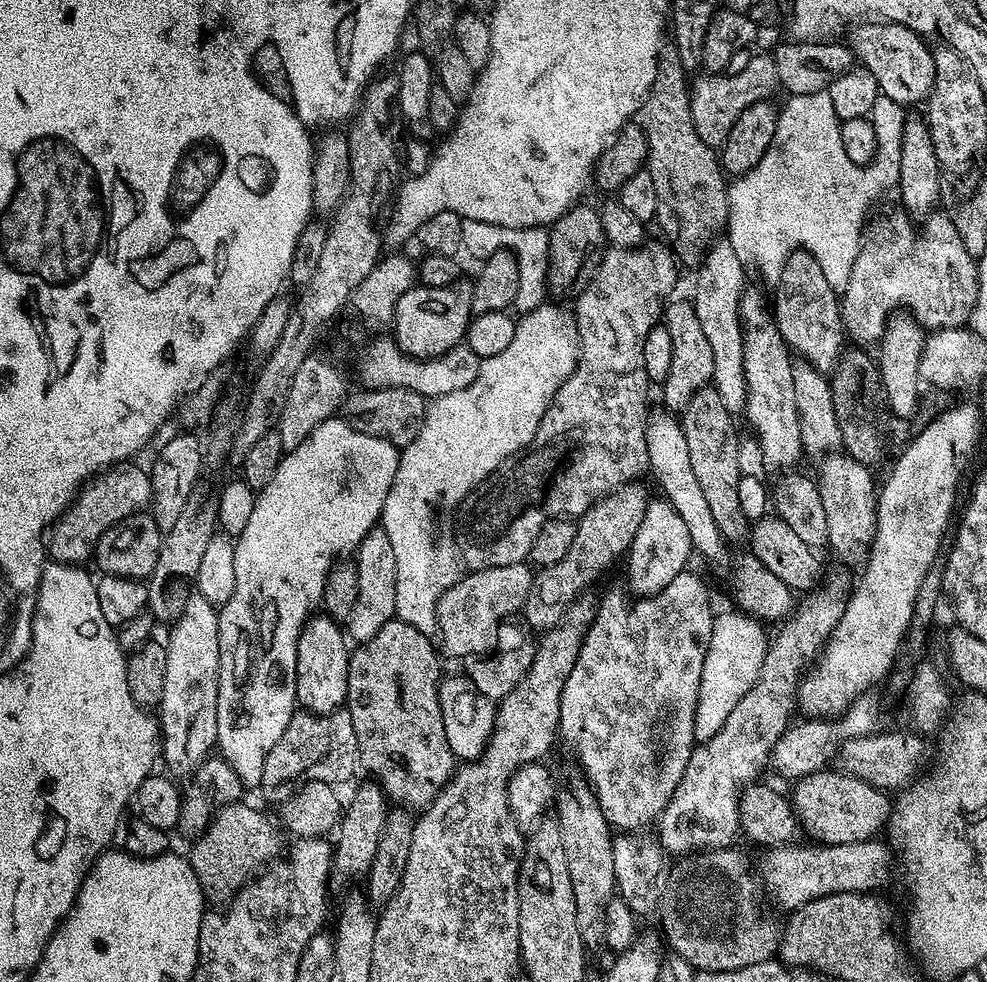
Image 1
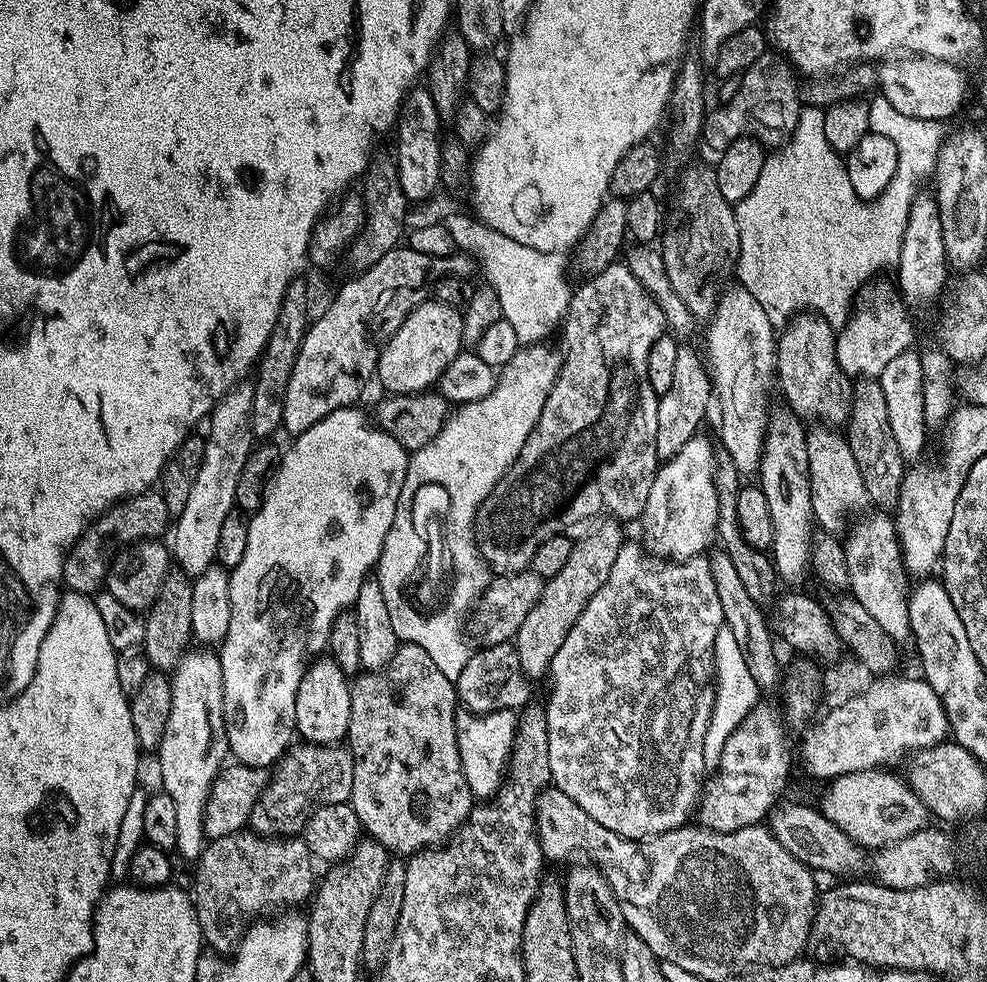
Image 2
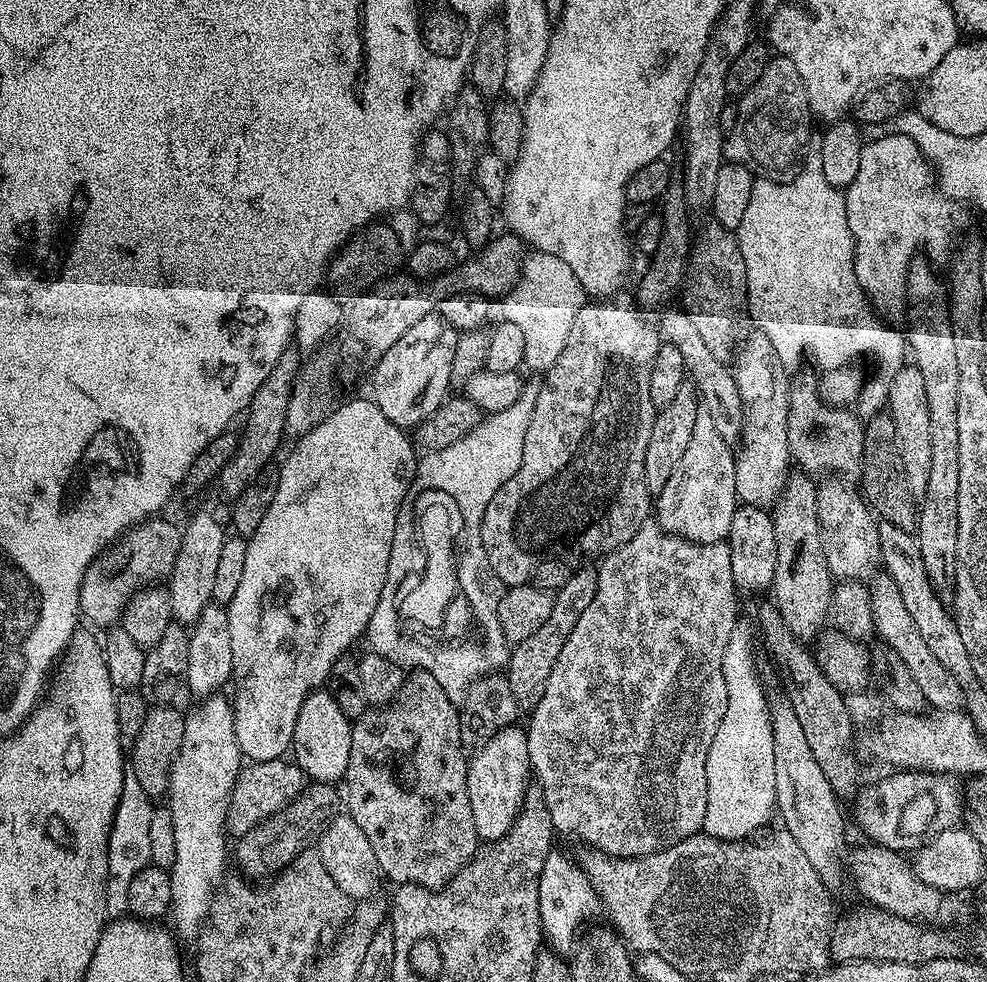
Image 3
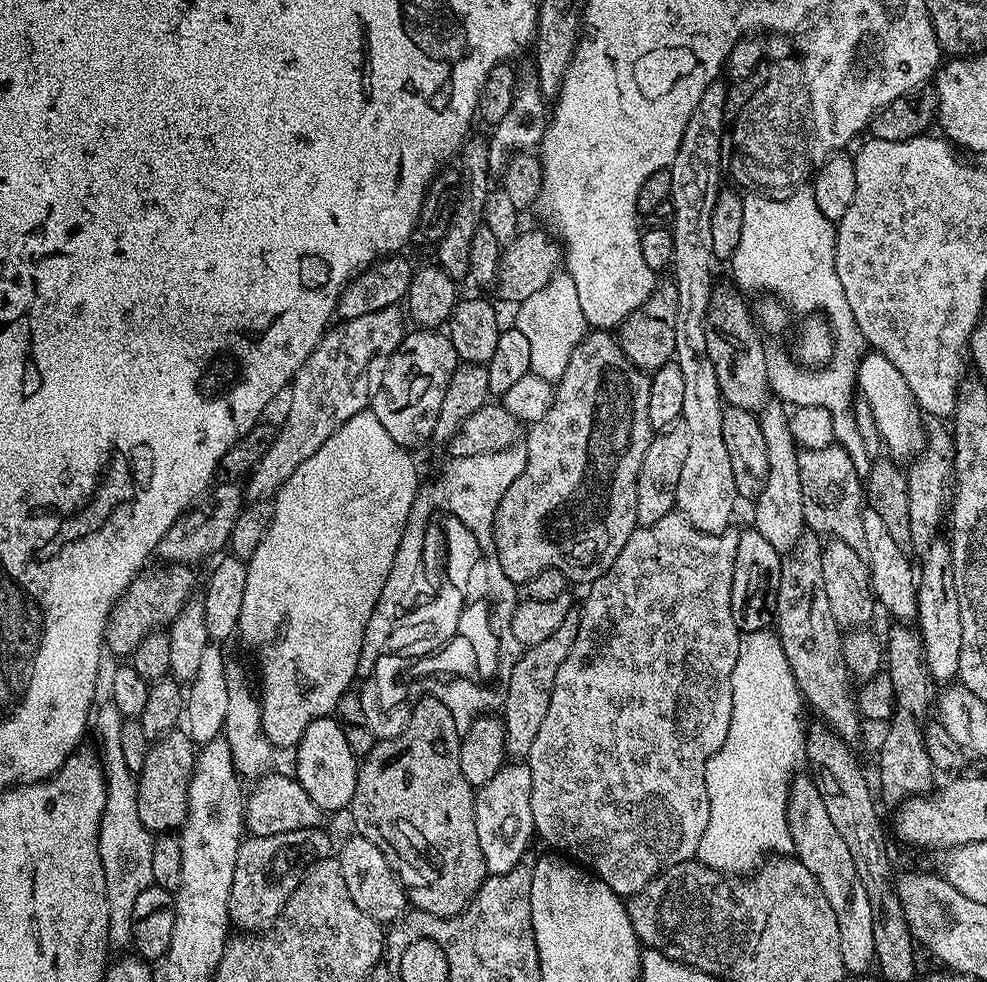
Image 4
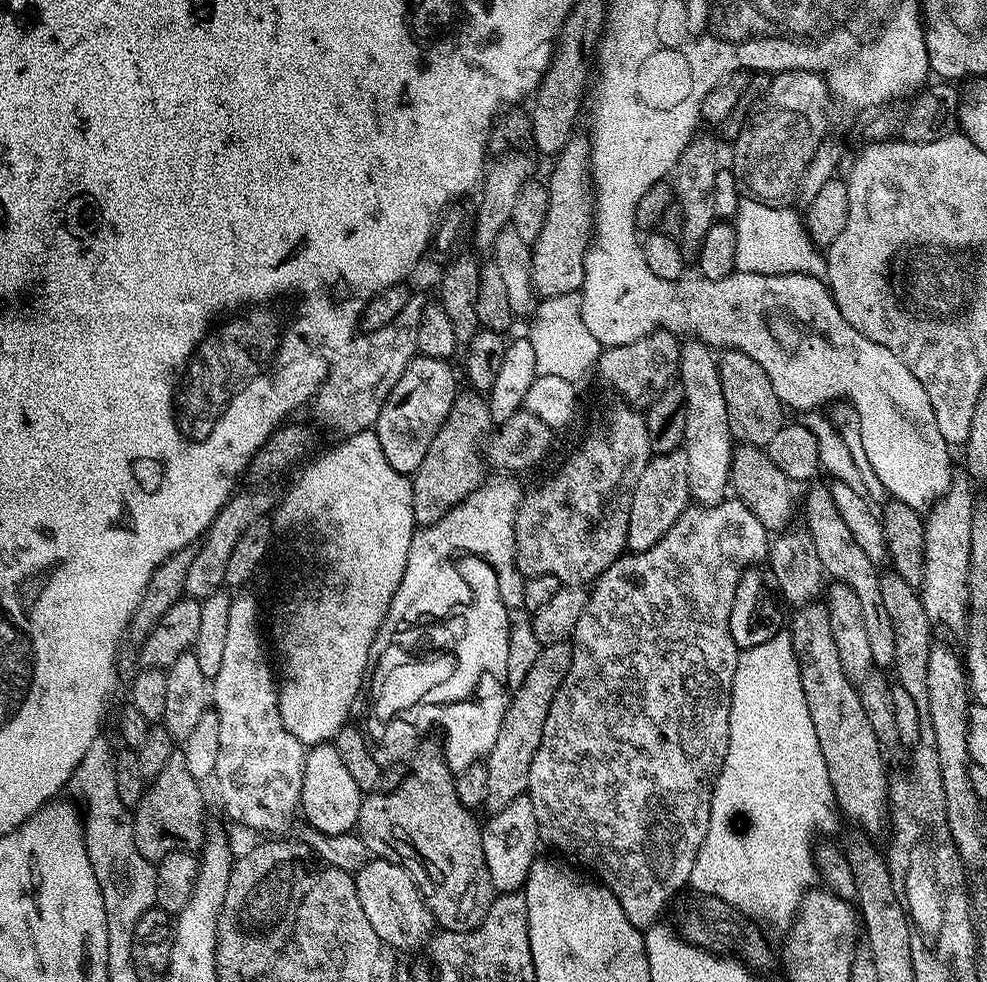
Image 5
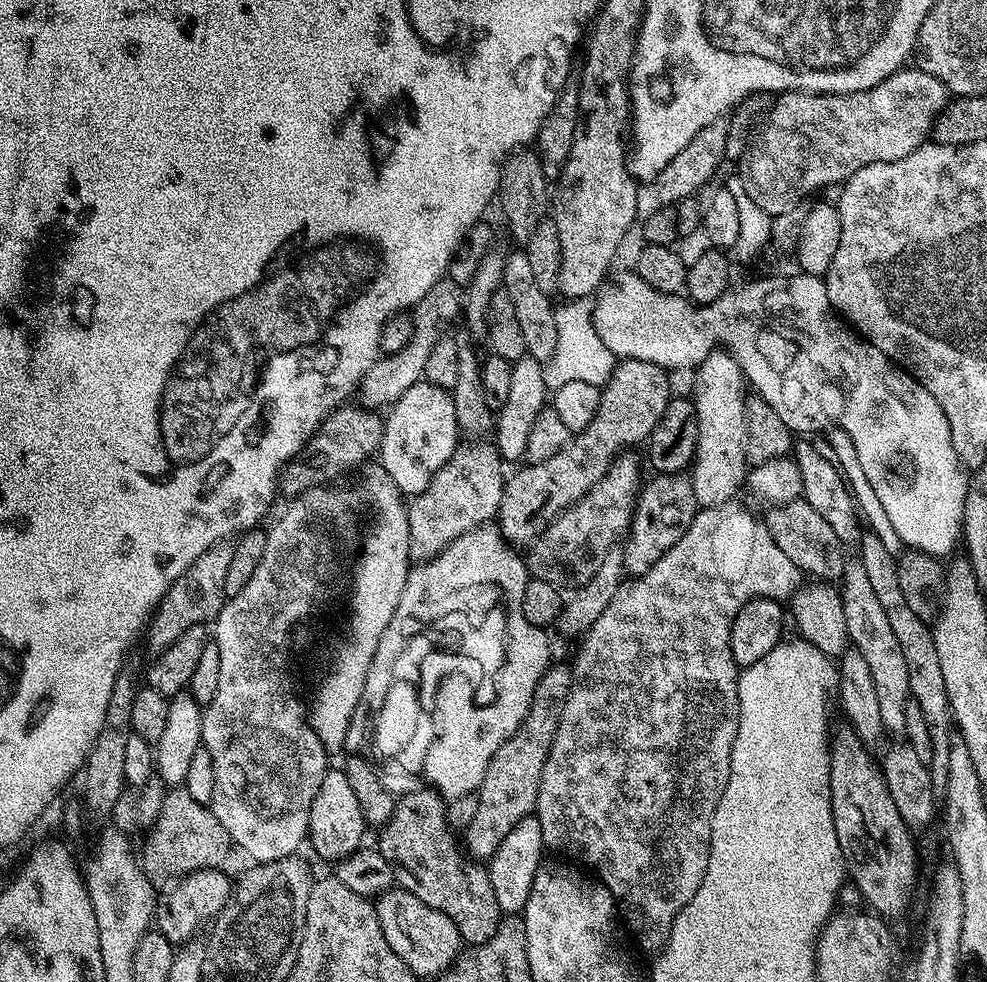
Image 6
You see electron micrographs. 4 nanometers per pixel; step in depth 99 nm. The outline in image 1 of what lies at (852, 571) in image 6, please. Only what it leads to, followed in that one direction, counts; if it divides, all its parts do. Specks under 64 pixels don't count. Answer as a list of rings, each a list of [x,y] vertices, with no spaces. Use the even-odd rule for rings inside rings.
[[[792,252],[779,280],[775,281],[774,288],[776,300],[774,296],[771,309],[780,337],[803,363],[812,365],[820,373],[833,373],[846,348],[846,333],[838,293],[832,289],[830,282],[826,282],[822,266],[818,266],[809,252]]]

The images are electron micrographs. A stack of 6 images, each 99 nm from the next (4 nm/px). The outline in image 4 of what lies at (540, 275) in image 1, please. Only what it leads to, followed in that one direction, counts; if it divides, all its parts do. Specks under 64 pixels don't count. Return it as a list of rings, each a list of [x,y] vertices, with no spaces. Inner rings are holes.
[[[561,270],[542,286],[538,294],[534,294],[525,303],[515,309],[514,327],[522,330],[530,341],[530,366],[538,378],[546,378],[553,382],[560,380],[566,370],[566,362],[570,362],[570,354],[581,347],[580,339],[586,333],[584,315],[578,306],[578,289],[574,286],[574,278],[566,270]]]

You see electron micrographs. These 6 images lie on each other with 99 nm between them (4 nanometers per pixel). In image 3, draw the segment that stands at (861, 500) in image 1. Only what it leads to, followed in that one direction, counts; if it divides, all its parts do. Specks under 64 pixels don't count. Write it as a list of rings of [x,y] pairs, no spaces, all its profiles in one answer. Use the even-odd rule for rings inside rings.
[[[880,574],[880,577],[872,584],[872,590],[867,593],[869,605],[872,607],[873,626],[875,635],[884,639],[892,647],[895,659],[910,672],[917,689],[922,690],[925,695],[925,702],[933,709],[941,713],[949,713],[959,709],[962,704],[962,689],[959,679],[934,658],[934,653],[930,651],[930,646],[926,646],[926,641],[922,639],[922,634],[914,626],[914,620],[910,618],[910,612],[902,603],[902,598],[898,594],[896,583],[887,574]]]

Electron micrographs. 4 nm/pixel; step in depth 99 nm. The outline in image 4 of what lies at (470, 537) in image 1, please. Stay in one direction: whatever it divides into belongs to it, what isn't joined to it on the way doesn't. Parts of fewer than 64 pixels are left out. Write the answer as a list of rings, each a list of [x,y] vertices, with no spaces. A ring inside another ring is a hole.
[[[604,344],[594,345],[592,352],[584,351],[580,350],[570,354],[570,362],[566,362],[566,370],[562,374],[562,378],[555,381],[550,410],[546,410],[546,414],[542,414],[542,418],[535,420],[527,429],[529,440],[526,440],[526,444],[531,450],[526,454],[526,470],[522,470],[522,474],[518,474],[518,478],[514,478],[514,482],[510,482],[510,490],[506,490],[506,494],[502,494],[502,502],[498,502],[498,510],[494,514],[492,537],[498,554],[498,562],[506,574],[506,578],[510,578],[510,582],[517,586],[522,586],[527,580],[534,578],[534,574],[542,574],[542,570],[547,568],[562,570],[564,577],[573,585],[591,586],[614,562],[614,558],[618,558],[618,554],[622,554],[622,546],[626,546],[630,534],[638,527],[636,523],[638,470],[642,470],[642,458],[646,458],[646,446],[652,441],[654,435],[654,429],[650,426],[649,413],[650,379],[628,361],[626,354],[618,346],[613,347],[613,352]],[[563,444],[568,448],[563,448]],[[535,451],[541,452],[540,460],[536,460]],[[556,459],[564,460],[564,464]]]

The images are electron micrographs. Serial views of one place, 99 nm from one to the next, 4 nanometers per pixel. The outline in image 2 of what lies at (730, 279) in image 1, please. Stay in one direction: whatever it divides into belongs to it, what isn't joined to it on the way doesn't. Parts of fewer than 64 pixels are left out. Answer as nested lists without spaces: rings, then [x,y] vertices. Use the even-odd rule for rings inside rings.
[[[743,286],[729,287],[727,290],[721,292],[720,300],[716,304],[716,312],[707,321],[708,327],[708,352],[706,351],[706,362],[710,367],[710,377],[714,387],[714,400],[718,405],[720,403],[720,440],[724,443],[723,452],[727,459],[731,460],[736,467],[736,471],[741,474],[747,472],[755,473],[760,466],[760,459],[762,458],[762,450],[764,449],[764,435],[768,432],[768,417],[770,415],[770,407],[768,403],[772,400],[772,390],[774,394],[774,385],[777,383],[778,377],[776,374],[776,341],[778,339],[777,329],[772,327],[770,318],[766,318],[766,310],[762,310],[762,305],[754,299],[754,294],[750,294],[750,290],[746,290]]]

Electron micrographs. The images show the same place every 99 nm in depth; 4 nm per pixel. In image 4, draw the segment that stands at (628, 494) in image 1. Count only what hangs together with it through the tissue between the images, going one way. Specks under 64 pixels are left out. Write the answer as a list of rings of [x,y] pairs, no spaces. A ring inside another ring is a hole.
[[[573,610],[550,638],[538,642],[538,646],[524,648],[518,662],[510,674],[510,686],[502,696],[502,719],[504,722],[504,751],[509,757],[527,757],[530,746],[534,746],[534,738],[542,722],[546,719],[546,710],[550,707],[550,694],[554,686],[554,674],[558,674],[558,666],[566,662],[566,654],[570,654],[570,646],[574,646],[574,638],[578,634],[579,611]]]

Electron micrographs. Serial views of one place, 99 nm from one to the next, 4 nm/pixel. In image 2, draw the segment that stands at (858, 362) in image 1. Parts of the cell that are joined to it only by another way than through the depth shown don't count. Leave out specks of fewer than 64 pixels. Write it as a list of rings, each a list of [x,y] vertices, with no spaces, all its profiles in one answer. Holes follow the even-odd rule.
[[[862,378],[855,383],[851,414],[846,425],[846,439],[864,480],[869,503],[876,504],[874,506],[881,511],[895,509],[901,494],[901,483],[904,481],[906,461],[891,433],[886,398],[883,397],[881,384],[877,379]]]

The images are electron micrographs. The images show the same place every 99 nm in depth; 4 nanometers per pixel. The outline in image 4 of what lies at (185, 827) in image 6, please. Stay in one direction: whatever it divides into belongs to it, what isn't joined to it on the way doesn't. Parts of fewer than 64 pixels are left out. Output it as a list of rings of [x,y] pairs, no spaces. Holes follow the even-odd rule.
[[[173,730],[161,736],[149,747],[145,758],[145,765],[142,766],[136,780],[138,815],[146,830],[153,834],[172,834],[183,828],[184,819],[188,813],[188,787],[192,771],[196,765],[196,754],[198,748],[193,744],[187,731]]]

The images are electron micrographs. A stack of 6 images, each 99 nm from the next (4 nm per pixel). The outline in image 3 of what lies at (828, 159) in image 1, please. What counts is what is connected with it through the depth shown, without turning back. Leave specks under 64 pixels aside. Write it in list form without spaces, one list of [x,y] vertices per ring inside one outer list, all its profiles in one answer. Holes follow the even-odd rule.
[[[819,166],[812,168],[804,168],[797,174],[793,180],[788,180],[785,184],[775,184],[775,179],[764,178],[768,180],[757,179],[752,186],[750,194],[750,203],[746,205],[746,215],[742,218],[742,226],[738,230],[738,239],[740,249],[742,250],[742,258],[746,262],[746,286],[748,287],[748,310],[751,319],[756,324],[759,331],[770,342],[770,346],[774,346],[774,354],[778,354],[778,358],[784,363],[785,369],[793,370],[804,360],[804,355],[808,355],[818,367],[822,368],[825,373],[841,371],[853,362],[859,356],[876,356],[876,360],[885,368],[888,374],[897,372],[906,364],[906,344],[903,339],[900,340],[888,328],[883,328],[879,324],[881,321],[874,315],[873,309],[870,307],[864,291],[860,289],[858,278],[854,274],[854,242],[852,235],[848,229],[846,222],[846,202],[844,201],[844,192],[830,186],[826,182],[826,178],[822,174]]]

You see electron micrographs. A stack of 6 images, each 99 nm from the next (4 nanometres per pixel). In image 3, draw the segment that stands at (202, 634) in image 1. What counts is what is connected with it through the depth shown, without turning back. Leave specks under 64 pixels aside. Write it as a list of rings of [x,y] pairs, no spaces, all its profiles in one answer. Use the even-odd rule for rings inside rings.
[[[213,694],[201,704],[204,704],[201,708],[194,709],[192,713],[189,711],[185,715],[182,746],[176,755],[166,793],[166,800],[172,809],[174,818],[175,839],[174,866],[168,872],[170,898],[172,899],[170,920],[176,923],[175,935],[181,941],[188,940],[188,942],[195,941],[200,935],[201,928],[208,921],[212,899],[216,896],[216,890],[226,876],[224,867],[227,866],[228,860],[230,864],[230,840],[226,835],[227,812],[235,780],[242,769],[242,753],[234,730],[233,705],[229,697],[227,700],[224,694]]]

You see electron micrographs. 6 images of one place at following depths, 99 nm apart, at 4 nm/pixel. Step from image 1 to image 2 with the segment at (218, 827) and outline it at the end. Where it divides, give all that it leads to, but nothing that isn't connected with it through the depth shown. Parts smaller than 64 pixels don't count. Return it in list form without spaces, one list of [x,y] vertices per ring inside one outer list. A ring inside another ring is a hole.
[[[243,830],[205,843],[204,853],[194,864],[196,881],[192,884],[193,889],[191,888],[203,943],[207,947],[209,944],[213,953],[231,953],[248,931],[249,924],[277,910],[307,905],[313,899],[314,889],[318,884],[318,875],[312,869],[312,864],[314,865],[313,854],[303,838],[267,838],[251,830]]]

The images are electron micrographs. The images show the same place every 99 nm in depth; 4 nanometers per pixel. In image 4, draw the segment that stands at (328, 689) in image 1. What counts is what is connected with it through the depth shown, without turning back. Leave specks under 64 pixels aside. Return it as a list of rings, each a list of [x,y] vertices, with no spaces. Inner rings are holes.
[[[320,716],[314,722],[310,722],[310,726],[306,726],[306,734],[302,734],[300,743],[294,749],[294,755],[296,755],[296,769],[294,769],[296,781],[302,786],[302,790],[306,790],[306,794],[310,794],[314,806],[318,806],[321,813],[340,812],[343,808],[345,811],[351,805],[356,785],[358,757],[350,750],[350,742],[346,742],[344,725],[339,719]]]

